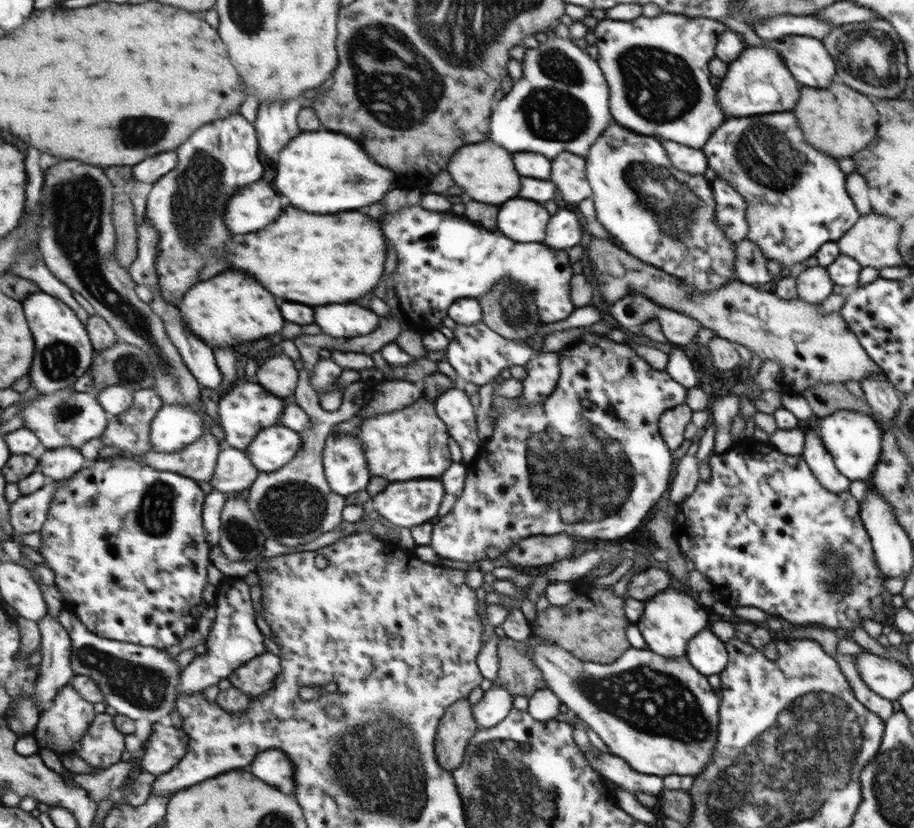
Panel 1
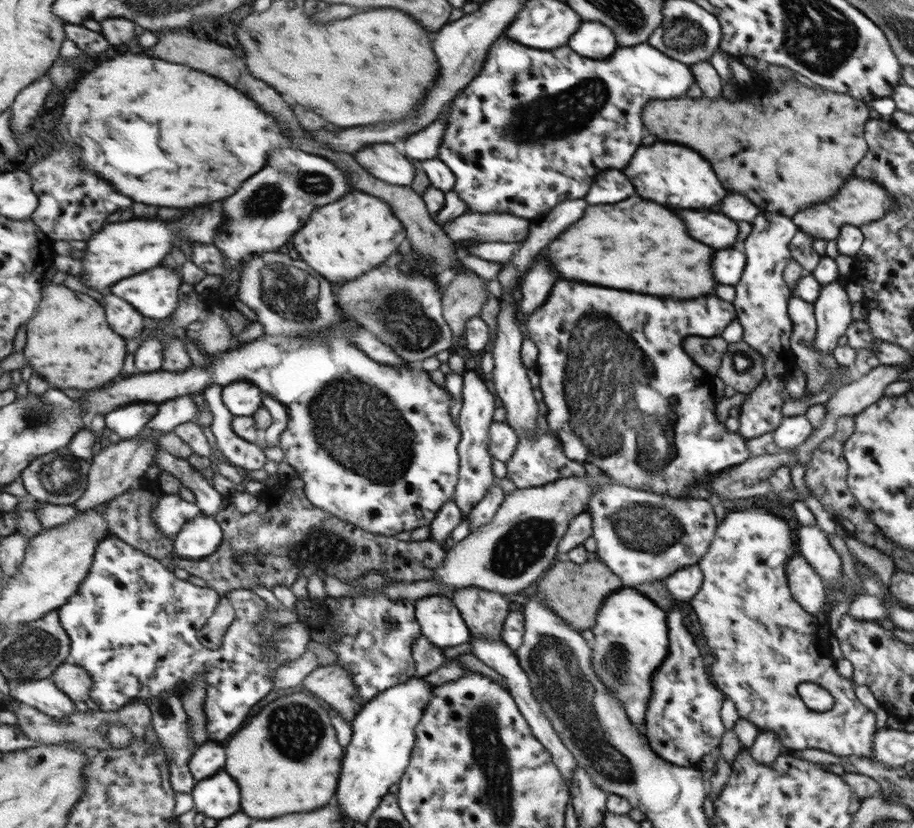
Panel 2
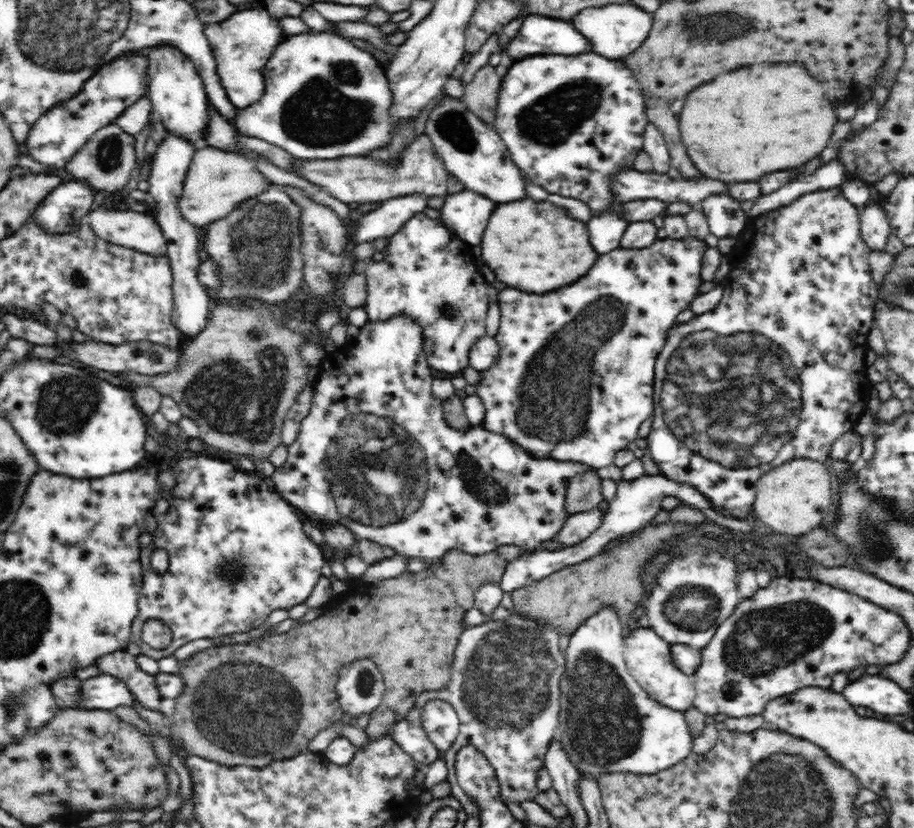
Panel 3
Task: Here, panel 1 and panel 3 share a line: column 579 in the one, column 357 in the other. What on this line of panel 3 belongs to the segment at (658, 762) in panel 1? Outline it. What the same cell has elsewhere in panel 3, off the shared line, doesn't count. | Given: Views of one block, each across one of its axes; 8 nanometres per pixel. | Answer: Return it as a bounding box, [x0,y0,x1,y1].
[335,660,385,719]

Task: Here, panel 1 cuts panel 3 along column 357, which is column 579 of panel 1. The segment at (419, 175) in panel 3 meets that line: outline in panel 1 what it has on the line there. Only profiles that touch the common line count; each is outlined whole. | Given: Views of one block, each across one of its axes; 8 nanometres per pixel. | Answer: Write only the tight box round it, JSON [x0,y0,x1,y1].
[549,152,592,204]

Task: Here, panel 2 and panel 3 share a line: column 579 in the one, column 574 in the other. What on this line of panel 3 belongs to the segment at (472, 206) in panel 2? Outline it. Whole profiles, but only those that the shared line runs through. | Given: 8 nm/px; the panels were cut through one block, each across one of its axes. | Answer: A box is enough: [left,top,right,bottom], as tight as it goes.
[491,53,649,215]

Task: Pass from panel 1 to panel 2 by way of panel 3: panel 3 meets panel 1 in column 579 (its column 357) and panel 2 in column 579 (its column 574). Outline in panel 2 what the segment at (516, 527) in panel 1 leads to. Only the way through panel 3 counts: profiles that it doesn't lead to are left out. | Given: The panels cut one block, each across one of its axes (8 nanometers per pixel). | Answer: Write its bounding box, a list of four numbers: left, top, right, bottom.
[505,430,589,489]

